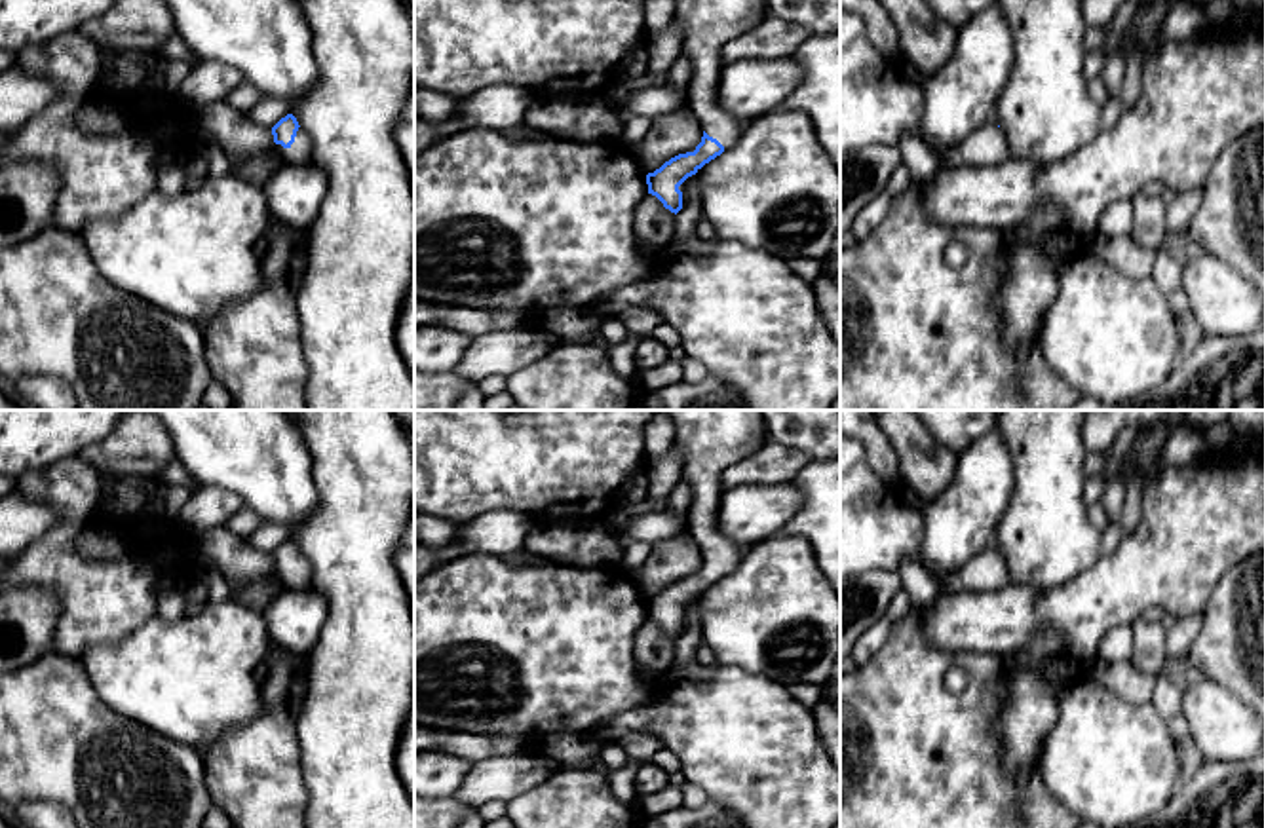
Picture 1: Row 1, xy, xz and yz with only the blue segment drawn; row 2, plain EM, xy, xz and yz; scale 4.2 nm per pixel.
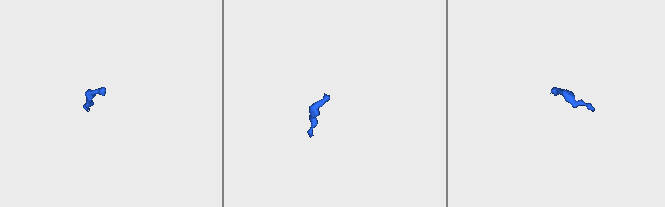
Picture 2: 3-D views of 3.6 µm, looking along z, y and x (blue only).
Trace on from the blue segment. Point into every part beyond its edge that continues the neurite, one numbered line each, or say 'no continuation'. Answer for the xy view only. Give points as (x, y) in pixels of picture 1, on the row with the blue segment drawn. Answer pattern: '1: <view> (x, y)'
1: xy (301, 150)

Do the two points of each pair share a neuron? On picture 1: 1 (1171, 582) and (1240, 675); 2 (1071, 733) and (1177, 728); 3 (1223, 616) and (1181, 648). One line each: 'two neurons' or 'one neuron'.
1: two neurons
2: two neurons
3: two neurons

